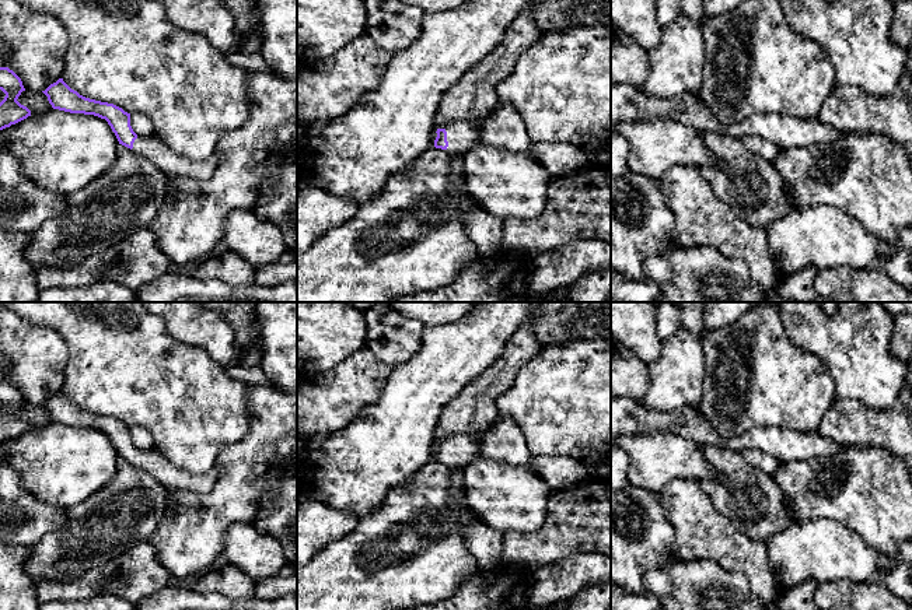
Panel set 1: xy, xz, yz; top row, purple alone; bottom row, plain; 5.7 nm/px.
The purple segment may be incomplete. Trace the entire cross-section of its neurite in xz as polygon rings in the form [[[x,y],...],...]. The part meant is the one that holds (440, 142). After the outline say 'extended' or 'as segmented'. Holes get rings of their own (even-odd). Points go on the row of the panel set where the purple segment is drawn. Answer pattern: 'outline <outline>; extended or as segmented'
outline [[[458,122],[437,129],[436,133],[434,147],[445,150],[450,155],[465,154],[482,144],[476,127]]]; extended

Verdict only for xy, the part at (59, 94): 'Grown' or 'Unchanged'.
Grown

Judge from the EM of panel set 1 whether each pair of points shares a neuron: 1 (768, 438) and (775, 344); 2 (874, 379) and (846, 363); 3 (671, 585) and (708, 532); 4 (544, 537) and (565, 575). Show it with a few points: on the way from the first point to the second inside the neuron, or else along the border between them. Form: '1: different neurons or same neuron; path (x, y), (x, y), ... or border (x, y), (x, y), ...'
1: different neurons; border (802, 431), (779, 427), (752, 427), (737, 434)
2: same neuron; path (867, 372), (858, 363), (853, 363)
3: different neurons; border (680, 558), (712, 558), (720, 567)
4: different neurons; border (589, 553), (559, 558), (533, 572)

